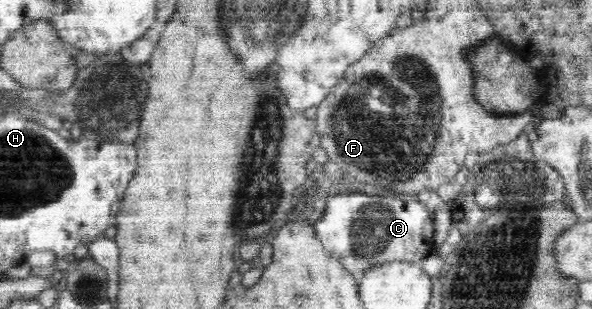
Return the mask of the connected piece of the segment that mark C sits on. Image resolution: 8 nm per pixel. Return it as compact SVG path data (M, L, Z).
M339 193L325 199L324 212L311 228L325 250L338 259L349 273L360 276L389 262L421 262L426 255L436 251L433 221L434 215L421 201L417 201L417 197L391 195L385 201L377 195Z

